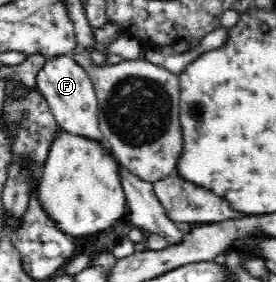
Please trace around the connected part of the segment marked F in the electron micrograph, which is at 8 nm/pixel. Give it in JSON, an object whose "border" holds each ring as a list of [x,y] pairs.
{"border":[[[71,56],[48,57],[36,75],[35,83],[41,95],[47,100],[47,105],[62,131],[97,139],[109,148],[106,137],[102,135],[98,126],[98,99],[93,82],[75,58]]]}

